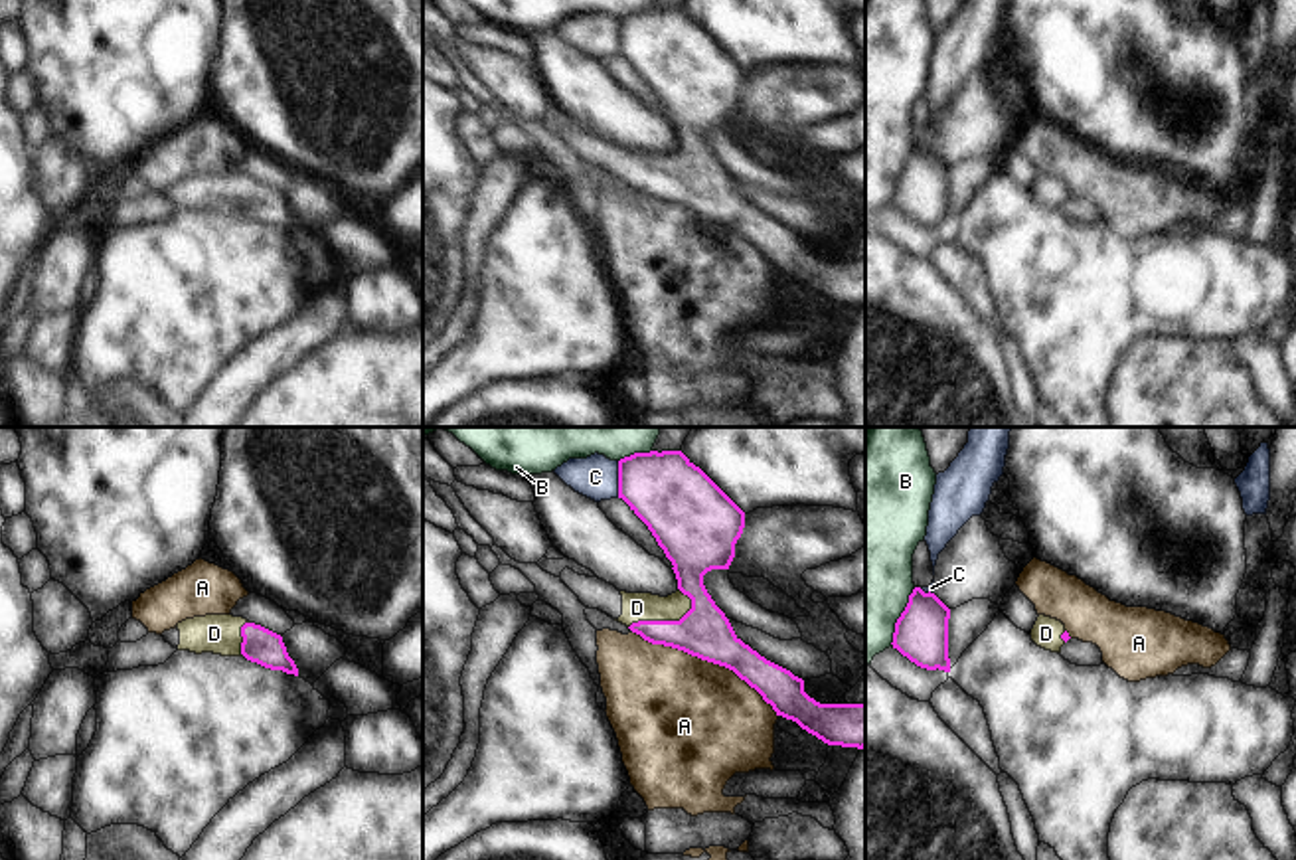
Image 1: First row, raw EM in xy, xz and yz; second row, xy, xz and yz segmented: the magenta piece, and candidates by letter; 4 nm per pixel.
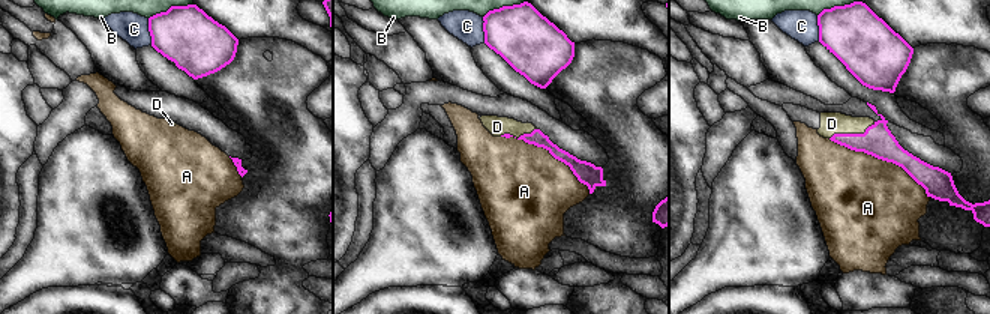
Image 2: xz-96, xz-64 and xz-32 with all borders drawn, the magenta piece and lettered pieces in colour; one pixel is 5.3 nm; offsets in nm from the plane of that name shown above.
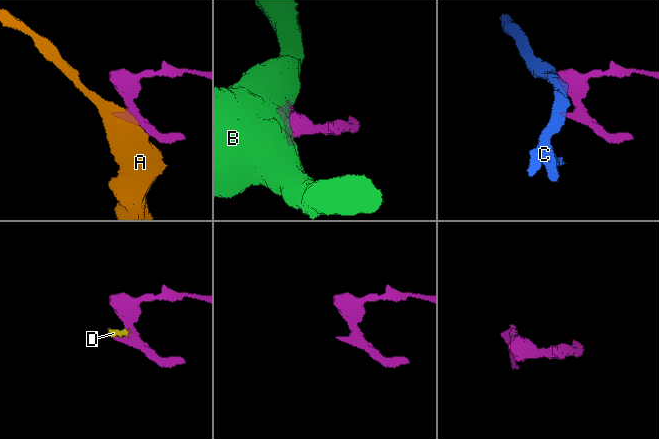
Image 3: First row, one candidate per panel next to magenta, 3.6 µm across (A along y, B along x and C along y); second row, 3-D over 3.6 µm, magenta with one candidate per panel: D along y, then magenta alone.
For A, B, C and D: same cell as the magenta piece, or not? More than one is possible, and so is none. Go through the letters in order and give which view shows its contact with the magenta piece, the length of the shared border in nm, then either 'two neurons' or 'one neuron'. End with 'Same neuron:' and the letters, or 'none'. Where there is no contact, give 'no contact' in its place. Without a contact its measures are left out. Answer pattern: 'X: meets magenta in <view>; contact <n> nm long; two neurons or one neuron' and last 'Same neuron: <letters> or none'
A: meets magenta in xz; contact 700 nm long; two neurons
B: meets magenta in yz; contact 260 nm long; two neurons
C: meets magenta in xz; contact 150 nm long; two neurons
D: meets magenta in xz; contact 280 nm long; one neuron
Same neuron: D

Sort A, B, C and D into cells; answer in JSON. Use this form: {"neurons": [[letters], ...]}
{"neurons": [["A"], ["B"], ["C"], ["D"]]}

